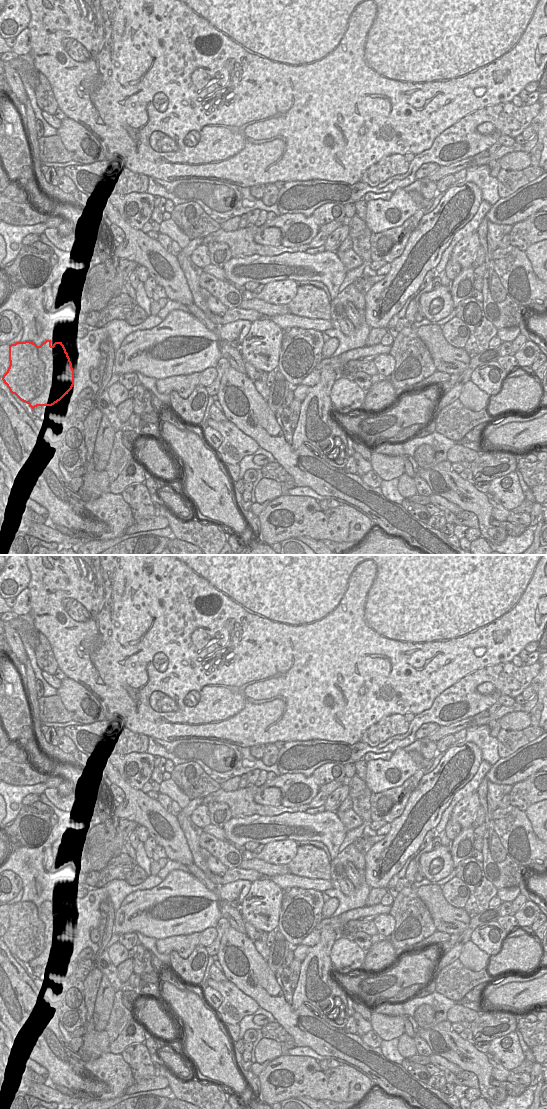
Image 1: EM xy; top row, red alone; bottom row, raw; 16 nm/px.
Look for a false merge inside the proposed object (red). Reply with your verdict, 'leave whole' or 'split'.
split

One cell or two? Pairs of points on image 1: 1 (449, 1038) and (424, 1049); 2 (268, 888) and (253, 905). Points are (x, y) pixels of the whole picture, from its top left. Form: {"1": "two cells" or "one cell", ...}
{"1": "two cells", "2": "one cell"}

